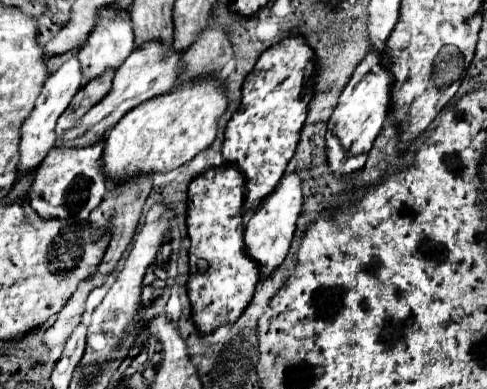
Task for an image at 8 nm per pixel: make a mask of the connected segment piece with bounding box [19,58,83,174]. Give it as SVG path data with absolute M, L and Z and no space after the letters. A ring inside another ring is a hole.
M77 58L67 60L55 74L51 74L47 78L41 94L35 100L33 112L29 114L29 118L21 126L21 144L19 144L19 172L21 174L31 174L43 162L43 158L49 154L49 150L55 146L57 118L69 106L69 102L75 96L75 92L79 92L81 80L83 80L83 76L81 76L81 68L79 68Z

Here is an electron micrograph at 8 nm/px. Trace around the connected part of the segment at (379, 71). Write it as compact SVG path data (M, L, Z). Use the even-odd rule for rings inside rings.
M369 50L365 60L355 68L353 78L345 86L339 104L335 112L331 114L331 120L327 122L327 164L337 178L343 178L347 174L359 172L365 166L367 154L383 128L383 122L389 114L389 100L391 100L391 72L381 62L381 52Z

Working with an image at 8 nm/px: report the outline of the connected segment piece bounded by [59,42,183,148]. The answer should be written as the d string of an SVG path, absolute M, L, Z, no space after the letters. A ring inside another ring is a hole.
M147 42L141 48L133 50L131 56L123 62L123 66L115 72L113 86L107 92L107 96L95 104L81 120L75 124L75 128L67 130L59 142L63 148L83 148L91 144L93 140L105 140L107 132L127 114L135 104L143 104L143 100L151 100L151 96L163 96L163 92L169 92L177 80L177 64L181 62L183 54L175 52L175 48L167 48L157 42Z

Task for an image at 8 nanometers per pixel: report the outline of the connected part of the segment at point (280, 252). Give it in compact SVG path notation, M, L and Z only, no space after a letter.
M297 172L281 178L275 192L271 192L261 202L259 210L249 216L249 222L247 222L247 228L245 228L247 254L251 256L251 260L259 260L259 264L261 264L259 268L263 268L261 280L271 276L271 272L275 272L275 268L279 268L279 264L285 260L285 256L289 252L293 232L295 232L295 222L297 222L297 218L301 214L301 204L303 204L301 188L303 188L303 184L301 184Z

